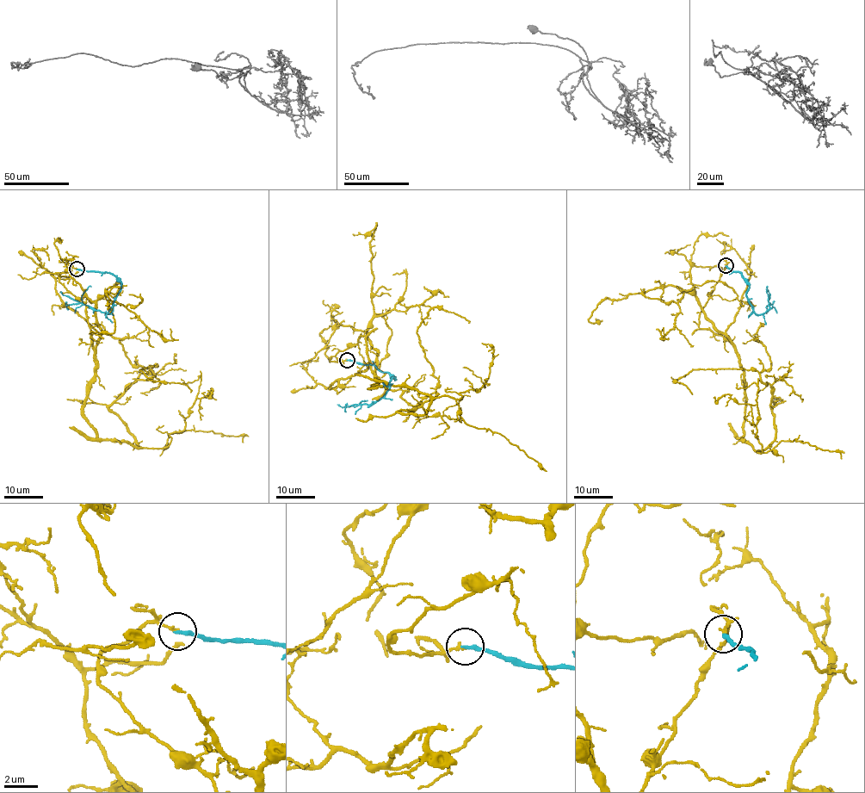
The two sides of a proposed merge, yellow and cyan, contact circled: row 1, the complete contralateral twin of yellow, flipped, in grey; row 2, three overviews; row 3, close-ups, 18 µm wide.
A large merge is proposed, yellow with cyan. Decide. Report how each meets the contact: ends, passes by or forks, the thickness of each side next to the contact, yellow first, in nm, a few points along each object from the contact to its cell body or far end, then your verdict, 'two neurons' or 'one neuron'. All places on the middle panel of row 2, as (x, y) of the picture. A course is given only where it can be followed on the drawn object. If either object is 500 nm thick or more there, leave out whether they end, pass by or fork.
yellow ends; cyan ends; calibres 160 and 240 nm; course yellow (347, 360), (364, 336), (370, 388), (421, 415), (417, 329), (469, 323); course cyan (348, 360), (375, 365), (394, 380), (383, 396), (370, 404), (342, 407), (337, 404); two neurons

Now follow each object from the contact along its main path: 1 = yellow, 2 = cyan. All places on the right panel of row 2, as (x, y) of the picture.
1: (725, 265), (699, 326), (739, 360), (742, 437), (763, 449), (775, 436), (757, 371), (674, 380), (692, 394)
2: (725, 265), (738, 271), (750, 285), (746, 296), (758, 315), (763, 314), (769, 308), (770, 294), (767, 290)

